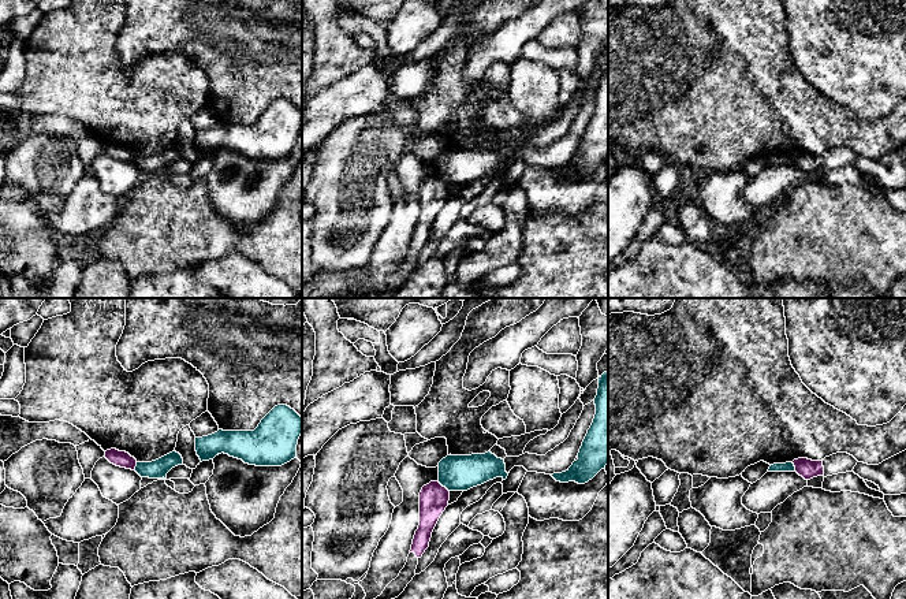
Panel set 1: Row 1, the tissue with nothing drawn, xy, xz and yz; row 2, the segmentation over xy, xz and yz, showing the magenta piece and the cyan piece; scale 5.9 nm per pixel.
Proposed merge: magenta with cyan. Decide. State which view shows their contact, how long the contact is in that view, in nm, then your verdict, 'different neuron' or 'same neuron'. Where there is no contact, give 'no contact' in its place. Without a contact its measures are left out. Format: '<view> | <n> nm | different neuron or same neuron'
xz | 100 nm | different neuron

